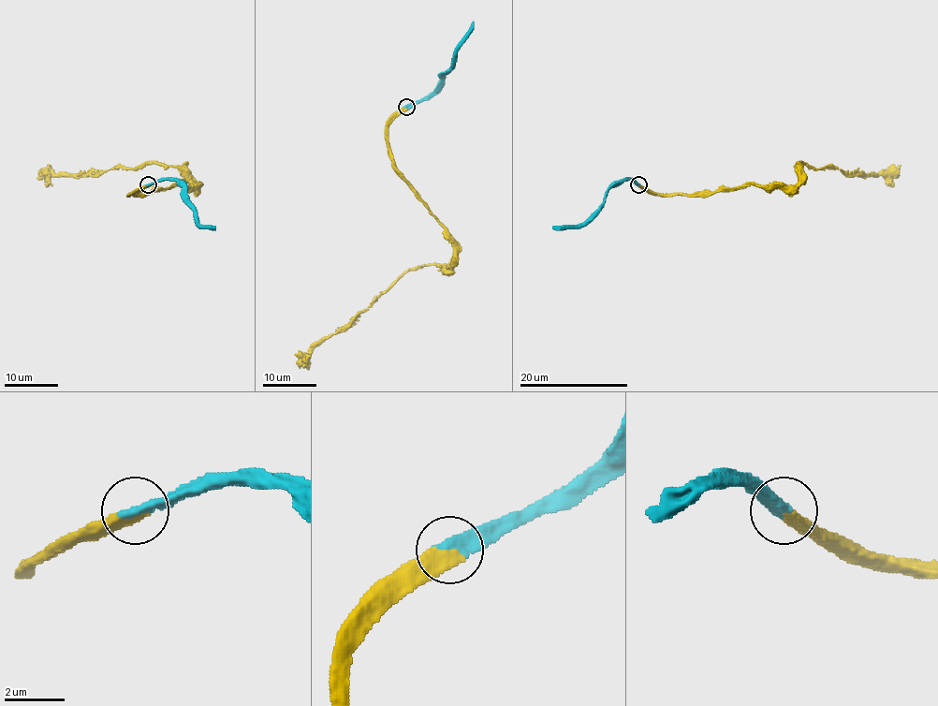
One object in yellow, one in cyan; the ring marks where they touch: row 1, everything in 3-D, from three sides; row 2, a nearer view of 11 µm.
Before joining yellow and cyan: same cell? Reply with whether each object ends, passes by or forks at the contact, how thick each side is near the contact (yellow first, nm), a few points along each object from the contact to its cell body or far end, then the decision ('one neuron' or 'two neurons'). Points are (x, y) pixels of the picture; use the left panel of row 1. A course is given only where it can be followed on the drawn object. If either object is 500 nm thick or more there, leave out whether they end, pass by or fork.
yellow ends; cyan ends; calibres 440 and 400 nm; course yellow (148, 184), (129, 195), (184, 184), (196, 186), (175, 167), (141, 164), (98, 173), (41, 169); course cyan (148, 184), (175, 180), (194, 209), (197, 221), (202, 226), (215, 228); one neuron

